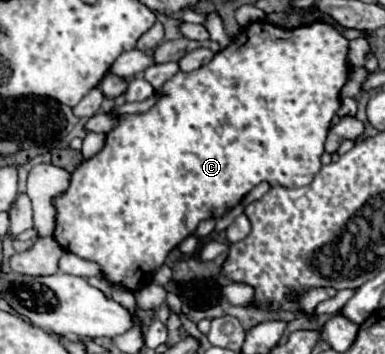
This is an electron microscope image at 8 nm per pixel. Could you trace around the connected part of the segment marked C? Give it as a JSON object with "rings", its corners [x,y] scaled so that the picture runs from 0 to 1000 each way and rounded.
{"rings":[[[665,59],[665,65],[649,65],[644,76],[634,76],[629,88],[634,93],[623,93],[603,116],[597,133],[561,150],[561,161],[525,195],[499,201],[499,206],[468,201],[462,212],[452,212],[452,223],[442,223],[416,251],[421,274],[390,314],[364,319],[364,325],[317,325],[317,347],[306,347],[306,359],[281,376],[270,421],[255,438],[244,438],[239,449],[213,455],[208,472],[197,472],[192,489],[182,494],[177,534],[140,556],[135,579],[145,590],[145,647],[140,647],[145,686],[166,709],[192,715],[208,732],[255,743],[265,754],[265,777],[281,799],[332,816],[332,822],[364,822],[369,811],[379,811],[395,794],[395,777],[426,749],[436,715],[452,698],[462,698],[488,664],[504,664],[504,653],[525,619],[582,607],[592,590],[618,579],[655,528],[665,528],[681,511],[696,511],[706,528],[712,523],[784,528],[784,523],[805,517],[805,506],[826,489],[826,477],[836,466],[831,438],[842,432],[847,376],[857,364],[862,331],[873,325],[873,314],[883,302],[878,257],[888,251],[888,234],[899,234],[904,116],[883,99],[883,88],[873,76],[862,76],[852,65],[810,65],[810,71],[790,71],[790,76],[748,88],[748,82],[727,82],[727,76],[712,76],[686,59]]]}

